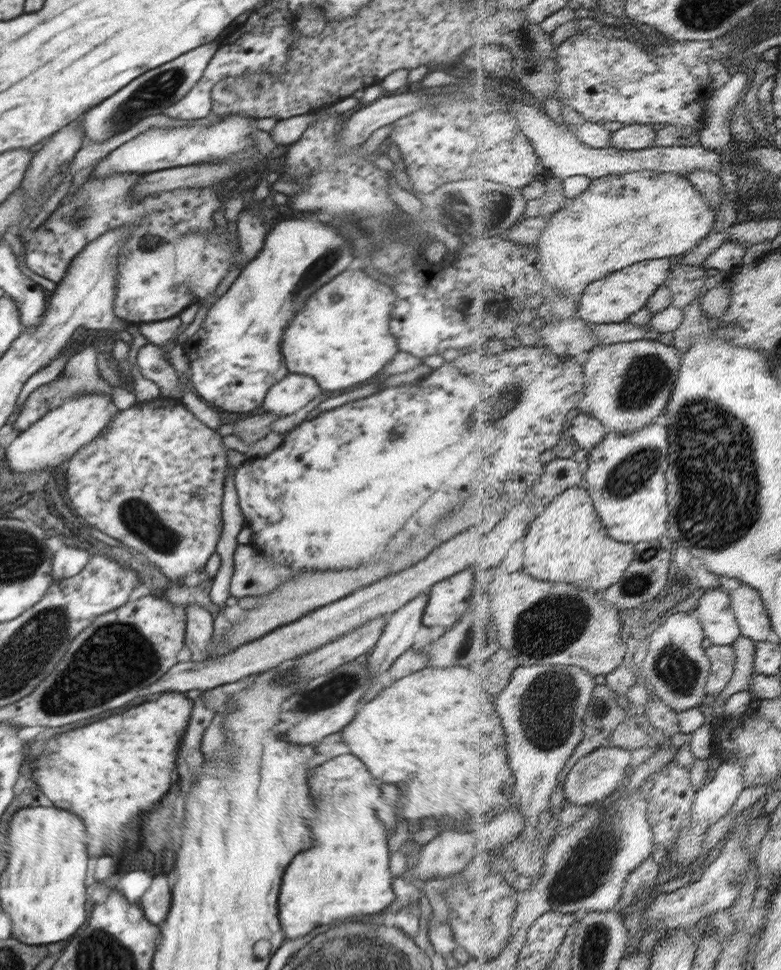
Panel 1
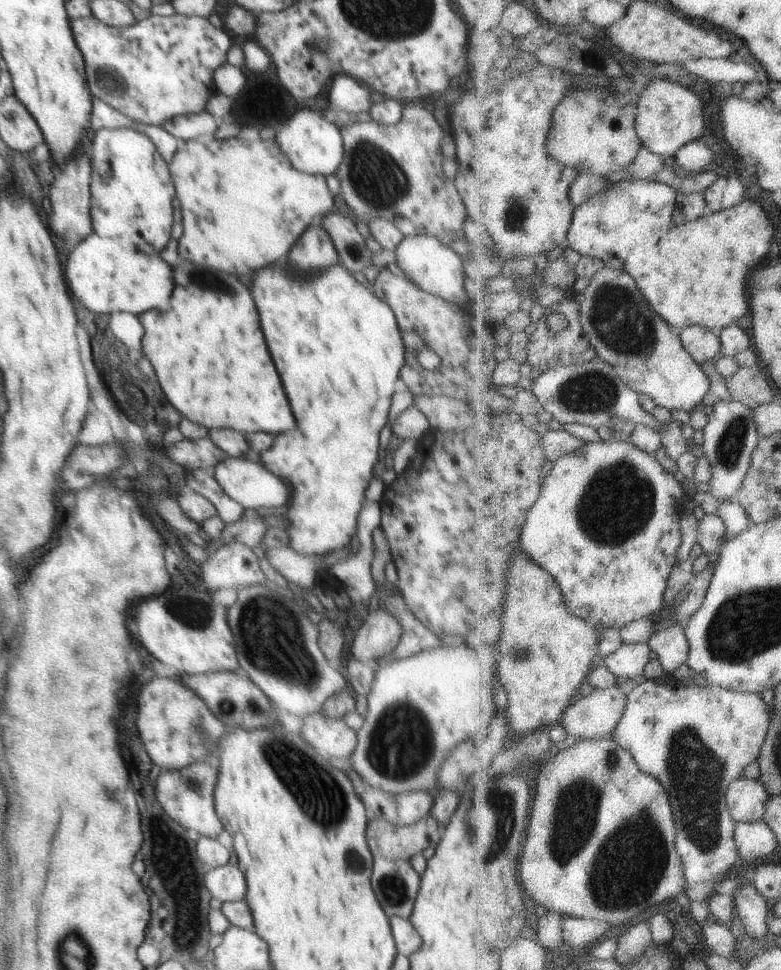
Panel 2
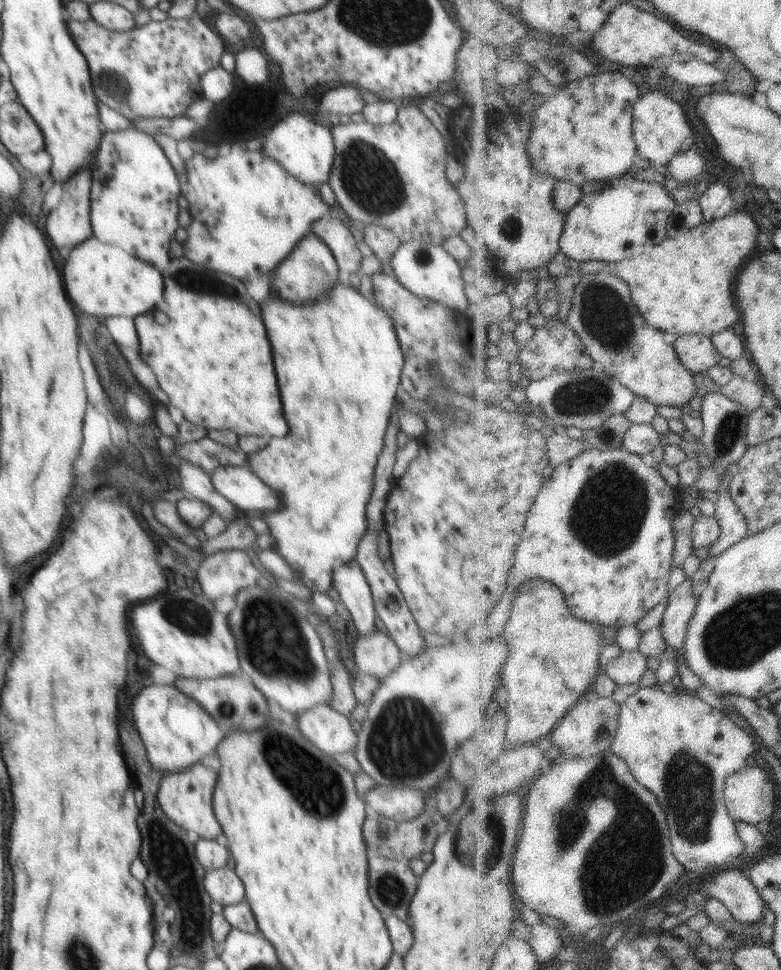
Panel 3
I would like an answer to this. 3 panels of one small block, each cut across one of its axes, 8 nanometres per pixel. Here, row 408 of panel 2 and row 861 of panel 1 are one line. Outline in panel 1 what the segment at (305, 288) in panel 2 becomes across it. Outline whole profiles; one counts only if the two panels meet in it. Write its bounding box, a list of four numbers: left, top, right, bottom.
[278,753,396,938]

